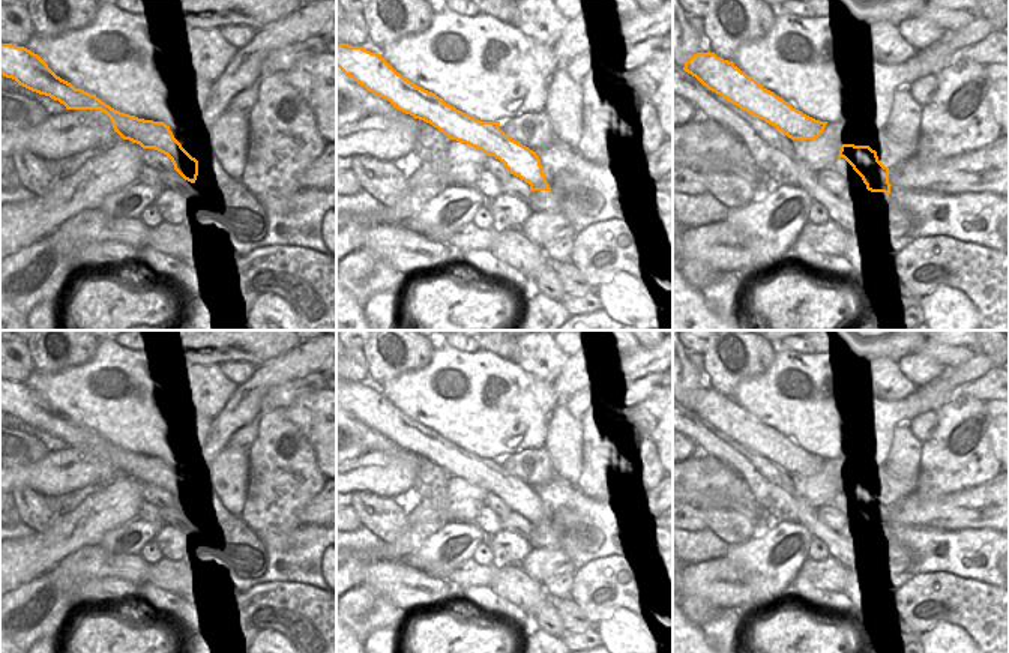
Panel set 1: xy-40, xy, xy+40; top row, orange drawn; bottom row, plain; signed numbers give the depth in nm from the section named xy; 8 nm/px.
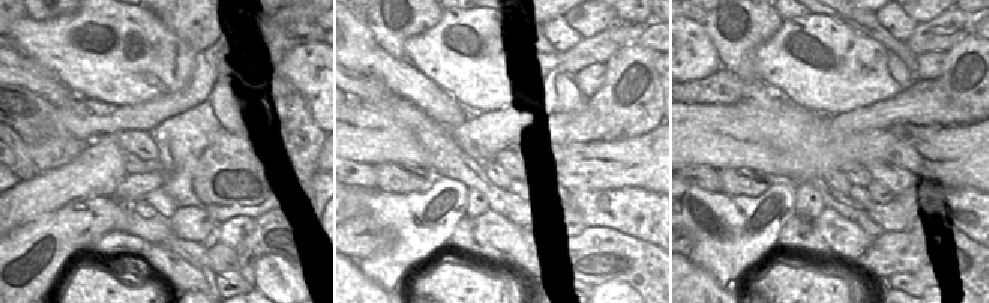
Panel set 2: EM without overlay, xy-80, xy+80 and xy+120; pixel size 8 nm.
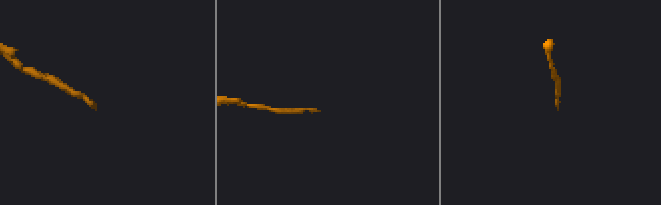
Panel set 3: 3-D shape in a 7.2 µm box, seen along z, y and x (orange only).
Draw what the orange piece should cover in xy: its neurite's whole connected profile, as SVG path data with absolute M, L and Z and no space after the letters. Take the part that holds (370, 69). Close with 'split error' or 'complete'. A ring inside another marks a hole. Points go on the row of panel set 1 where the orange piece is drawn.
M336 42L336 66L396 110L432 125L450 140L494 156L511 174L529 183L532 191L551 192L536 152L509 138L498 128L500 122L482 122L456 110L404 78L380 54L362 47Z | complete

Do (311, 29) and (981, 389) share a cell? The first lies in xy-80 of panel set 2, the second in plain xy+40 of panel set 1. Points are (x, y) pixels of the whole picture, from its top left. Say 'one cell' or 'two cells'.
one cell

